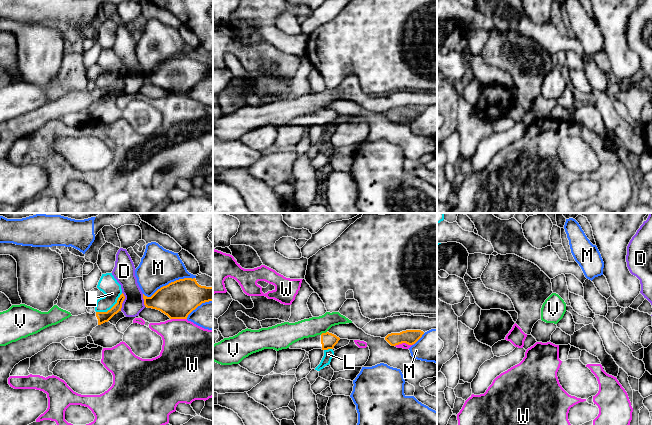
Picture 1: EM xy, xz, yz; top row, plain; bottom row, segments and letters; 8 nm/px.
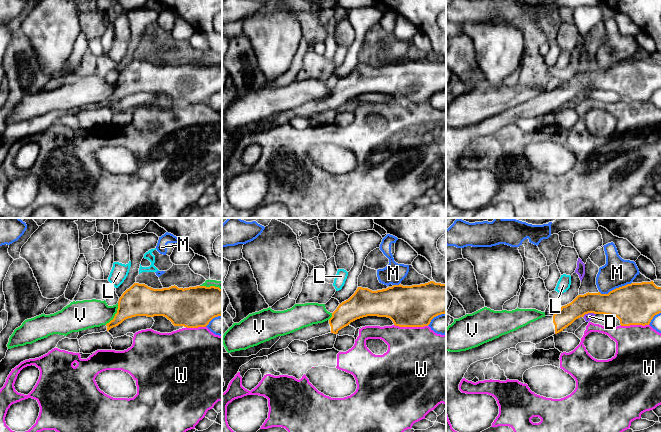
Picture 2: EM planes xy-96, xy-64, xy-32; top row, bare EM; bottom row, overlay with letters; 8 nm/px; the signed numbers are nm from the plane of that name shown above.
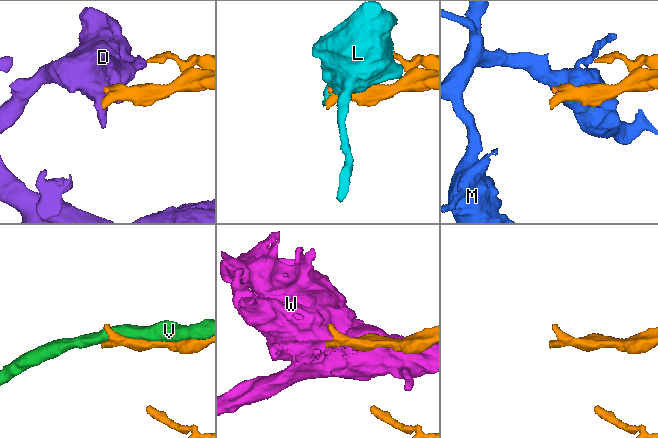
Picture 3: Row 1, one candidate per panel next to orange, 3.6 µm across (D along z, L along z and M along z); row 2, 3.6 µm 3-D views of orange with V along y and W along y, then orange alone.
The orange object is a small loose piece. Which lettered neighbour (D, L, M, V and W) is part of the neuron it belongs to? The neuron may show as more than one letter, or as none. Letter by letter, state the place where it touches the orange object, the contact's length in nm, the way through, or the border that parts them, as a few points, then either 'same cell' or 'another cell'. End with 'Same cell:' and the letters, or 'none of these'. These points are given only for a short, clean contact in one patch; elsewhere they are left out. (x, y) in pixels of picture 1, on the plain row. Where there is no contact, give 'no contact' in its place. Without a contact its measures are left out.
D: meets orange in xy at (123, 76); contact 150 nm long; border along xy (122, 68), (124, 76), (120, 86); another cell
L: meets orange in xy at (111, 84); contact 260 nm long; another cell
M: meets orange in xy at (169, 59); contact 440 nm long; another cell
V: meets orange in xz at (323, 109); contact 60 nm long; another cell
W: meets orange in xz at (404, 118); contact 150 nm long; border along xz (413, 119), (399, 119), (395, 122); another cell
Same cell: none of these

